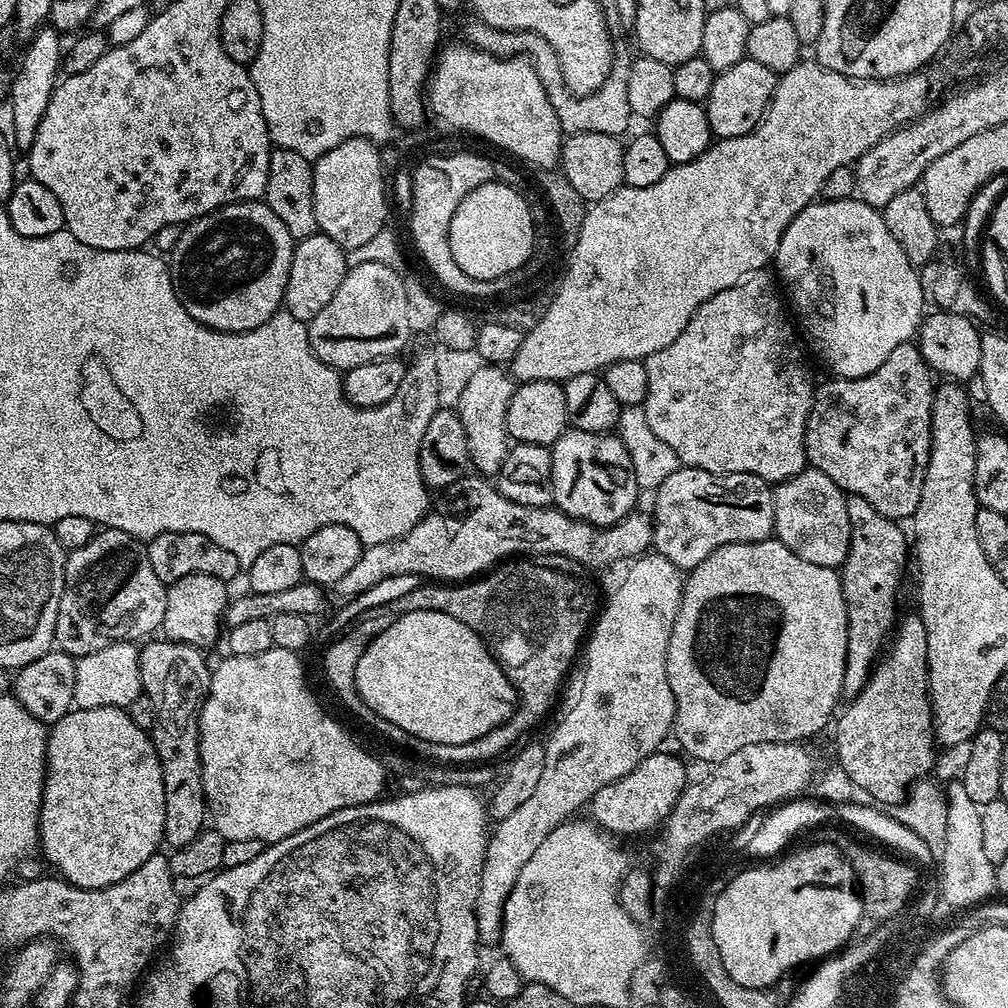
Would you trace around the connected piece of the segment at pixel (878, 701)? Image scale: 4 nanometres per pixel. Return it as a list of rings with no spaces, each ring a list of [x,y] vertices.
[[[901,615],[898,623],[895,625],[894,631],[890,636],[890,643],[887,645],[886,651],[876,661],[876,667],[871,676],[868,678],[867,684],[856,695],[851,697],[848,709],[840,716],[840,721],[836,724],[836,760],[835,763],[842,770],[846,770],[849,775],[850,782],[854,782],[854,786],[861,792],[865,792],[877,805],[895,806],[904,801],[913,784],[925,779],[929,775],[928,771],[936,764],[936,748],[938,749],[938,741],[934,731],[934,703],[928,682],[928,655],[926,654],[926,626],[920,621],[919,615],[912,616]]]

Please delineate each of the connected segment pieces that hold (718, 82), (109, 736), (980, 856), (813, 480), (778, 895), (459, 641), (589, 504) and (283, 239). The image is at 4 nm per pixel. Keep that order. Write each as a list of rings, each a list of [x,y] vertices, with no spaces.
[[[747,58],[739,60],[725,72],[717,72],[714,86],[710,86],[710,94],[706,101],[713,137],[725,140],[754,131],[772,100],[777,79],[777,73],[766,70],[766,66]]]
[[[94,706],[93,708],[73,707],[71,712],[65,714],[55,724],[47,729],[48,745],[46,746],[46,758],[44,759],[44,793],[40,799],[40,831],[38,833],[38,852],[52,863],[53,873],[59,874],[68,883],[76,888],[105,888],[114,882],[122,882],[142,862],[146,862],[152,856],[157,855],[164,839],[164,819],[166,818],[166,794],[162,782],[162,766],[156,753],[156,747],[152,745],[152,737],[145,729],[140,728],[130,718],[130,714],[123,708],[114,706]]]
[[[958,778],[945,785],[947,802],[946,845],[940,853],[942,868],[940,875],[944,879],[944,898],[953,904],[956,910],[968,908],[989,899],[996,892],[996,868],[987,861],[983,852],[982,820],[980,806],[967,797],[967,791]]]
[[[806,466],[790,479],[779,481],[772,489],[772,497],[775,539],[782,541],[790,550],[794,550],[798,558],[806,558],[806,562],[814,562],[814,566],[839,569],[850,550],[850,514],[846,514],[848,505],[846,493],[834,482],[830,482],[826,474],[822,474],[814,467]]]
[[[824,843],[821,848],[808,848],[800,846],[797,852],[789,851],[787,854],[781,855],[779,859],[772,862],[768,866],[762,866],[757,872],[748,872],[741,874],[740,880],[735,879],[732,888],[728,888],[721,897],[714,901],[712,906],[712,928],[716,934],[718,942],[716,954],[720,956],[723,966],[728,971],[730,978],[738,984],[745,985],[747,988],[764,989],[764,979],[775,985],[777,979],[783,972],[788,972],[792,967],[796,968],[799,964],[807,965],[812,959],[815,952],[824,952],[837,945],[839,940],[844,940],[844,936],[848,936],[848,932],[852,930],[852,924],[856,924],[856,911],[858,905],[856,900],[851,899],[852,891],[847,888],[849,884],[849,875],[844,869],[844,859],[836,856],[836,847],[830,843]]]
[[[414,610],[389,619],[386,630],[379,632],[366,646],[362,658],[358,658],[356,691],[359,692],[361,700],[368,705],[369,709],[375,712],[377,716],[382,717],[386,723],[392,723],[404,730],[409,736],[416,736],[428,743],[460,744],[474,742],[475,739],[482,738],[484,734],[490,734],[496,727],[502,726],[511,719],[513,712],[518,707],[516,688],[508,680],[508,675],[500,669],[500,663],[492,655],[488,645],[481,640],[477,632],[470,630],[470,626],[466,626],[462,622],[458,622],[458,618],[450,618],[450,614],[442,614],[438,610]]]
[[[572,428],[551,445],[551,450],[552,499],[561,512],[586,524],[608,528],[637,507],[634,466],[630,466],[630,454],[626,454],[619,435]]]
[[[263,199],[228,204],[225,208],[219,208],[210,214],[199,216],[196,220],[193,220],[192,223],[183,225],[183,232],[177,240],[177,244],[174,245],[170,251],[172,285],[178,294],[178,302],[182,302],[182,306],[186,310],[186,314],[190,314],[190,318],[194,318],[199,324],[207,328],[213,328],[219,332],[245,332],[246,330],[255,330],[258,326],[262,326],[262,322],[270,322],[270,318],[275,312],[281,311],[284,303],[286,282],[290,278],[290,262],[292,261],[293,247],[294,241],[290,230],[286,230],[286,225],[278,219],[278,214],[274,214],[274,210],[270,210],[270,206],[264,203]]]

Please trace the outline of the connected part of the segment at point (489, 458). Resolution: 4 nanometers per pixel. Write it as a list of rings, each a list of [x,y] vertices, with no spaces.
[[[481,363],[468,376],[468,381],[460,388],[460,397],[454,403],[454,411],[462,418],[466,429],[468,459],[473,469],[481,472],[481,477],[492,478],[500,471],[502,462],[508,457],[510,437],[506,426],[506,410],[510,398],[516,393],[518,384],[511,371],[495,364]]]

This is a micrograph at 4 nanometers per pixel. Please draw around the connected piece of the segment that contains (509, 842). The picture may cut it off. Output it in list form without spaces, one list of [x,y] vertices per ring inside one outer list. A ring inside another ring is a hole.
[[[650,552],[637,557],[629,567],[631,568],[628,574],[625,576],[622,584],[613,592],[605,608],[603,605],[599,609],[598,615],[595,617],[594,623],[587,633],[586,643],[582,648],[582,659],[575,665],[571,675],[567,677],[566,687],[562,692],[564,713],[561,714],[560,721],[556,724],[556,729],[549,734],[548,740],[546,739],[546,766],[542,770],[542,778],[538,778],[538,786],[534,786],[534,794],[530,794],[530,798],[526,798],[526,802],[522,802],[522,806],[518,806],[518,810],[514,810],[514,814],[510,814],[505,820],[499,821],[495,825],[496,829],[490,832],[488,836],[488,845],[484,851],[484,865],[480,871],[480,878],[476,885],[476,935],[481,945],[499,945],[501,943],[504,934],[504,907],[506,906],[506,898],[510,894],[510,890],[514,890],[514,882],[518,882],[518,874],[522,874],[522,866],[526,866],[526,862],[530,862],[530,858],[534,855],[534,850],[538,850],[538,846],[542,846],[542,842],[548,837],[548,833],[553,828],[557,828],[560,824],[565,823],[570,817],[573,817],[570,815],[575,812],[576,808],[582,807],[583,804],[585,807],[591,801],[592,796],[598,794],[598,790],[602,790],[602,786],[606,786],[610,782],[614,782],[618,778],[630,774],[630,770],[637,768],[644,759],[653,755],[659,749],[656,747],[663,742],[664,735],[667,732],[669,735],[673,731],[676,723],[676,703],[674,702],[674,694],[670,690],[668,675],[666,674],[666,654],[670,646],[670,630],[674,630],[674,618],[681,606],[684,578],[681,569],[676,568],[665,556],[657,552]]]

